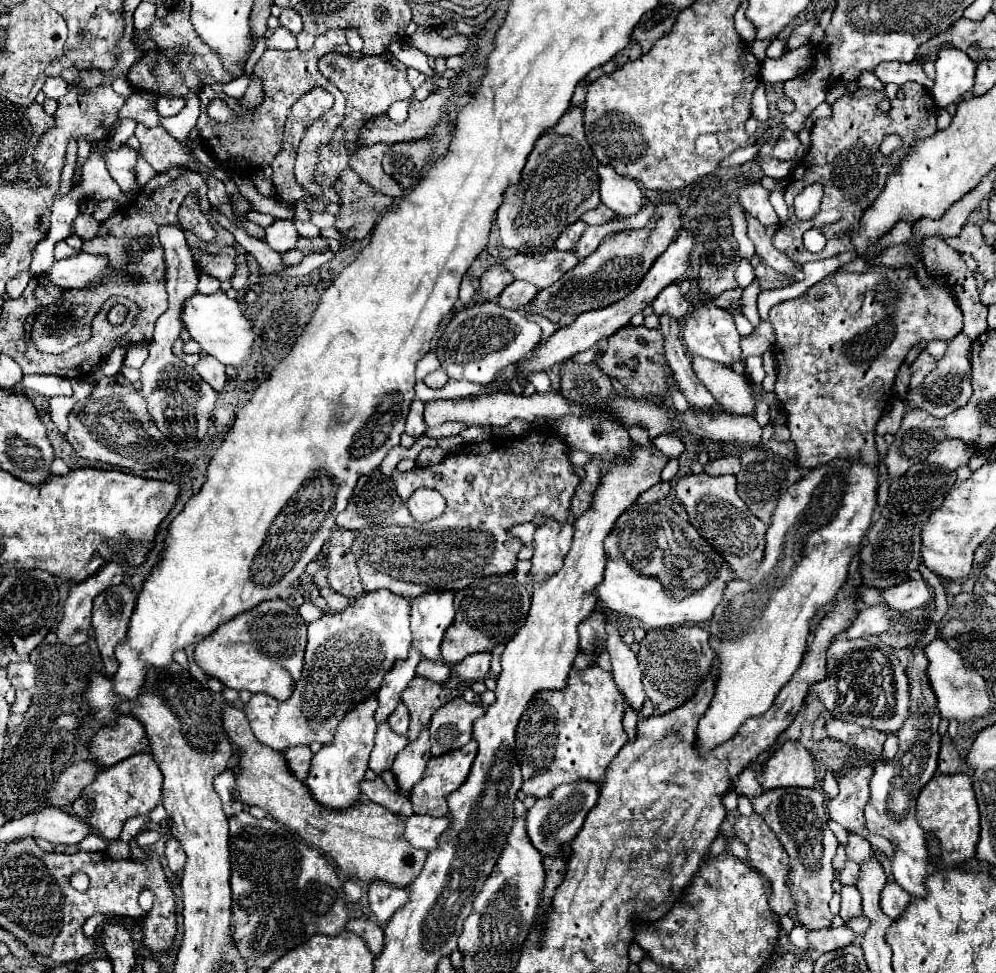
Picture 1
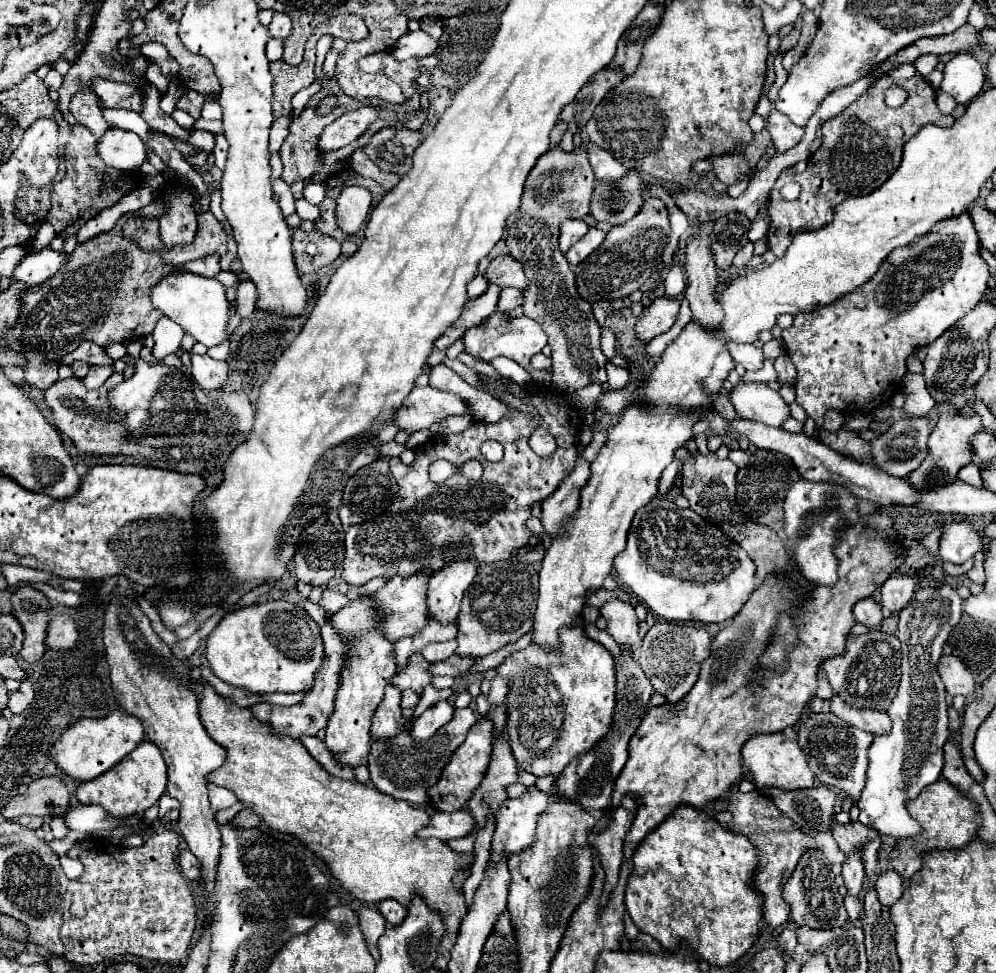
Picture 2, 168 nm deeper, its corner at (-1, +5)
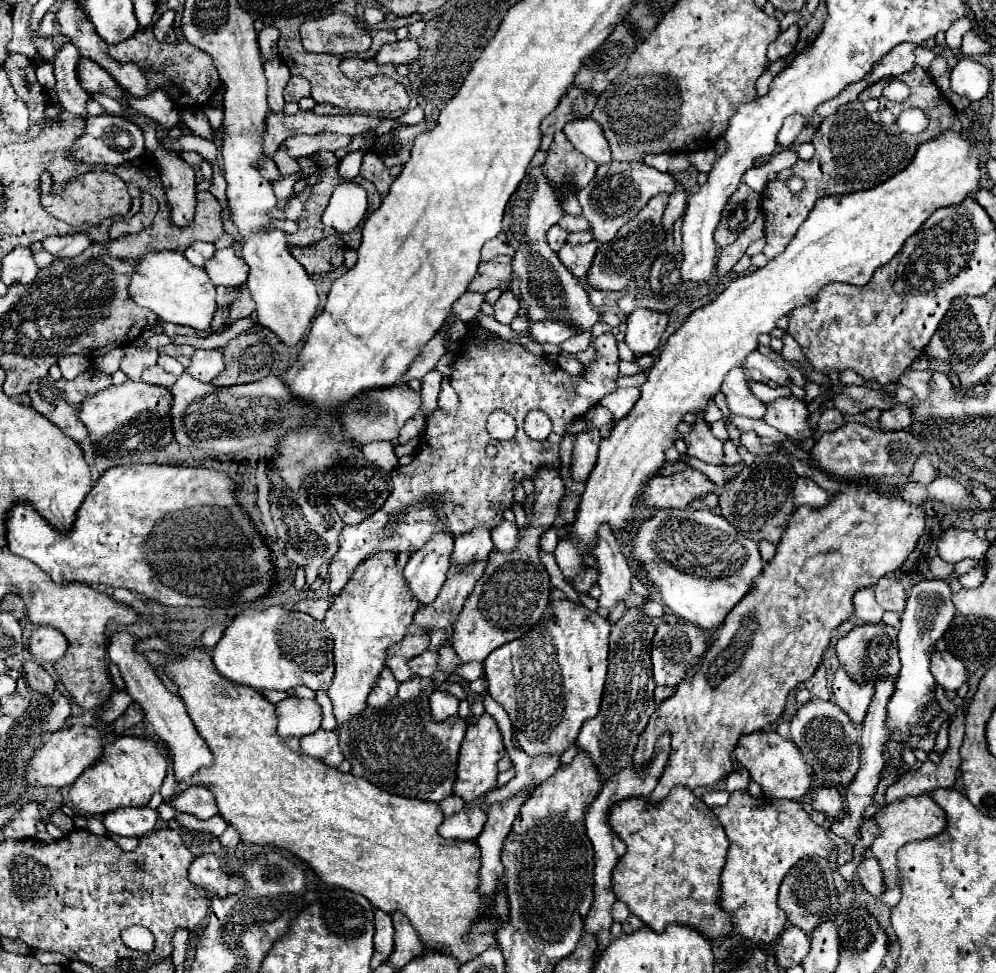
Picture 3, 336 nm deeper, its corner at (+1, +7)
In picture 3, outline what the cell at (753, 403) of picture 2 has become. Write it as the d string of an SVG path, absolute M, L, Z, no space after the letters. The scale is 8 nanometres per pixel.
M785 396L785 398L777 398L775 402L767 404L763 422L777 428L791 440L801 442L801 440L813 436L813 430L807 424L807 416L809 416L809 410L799 398Z

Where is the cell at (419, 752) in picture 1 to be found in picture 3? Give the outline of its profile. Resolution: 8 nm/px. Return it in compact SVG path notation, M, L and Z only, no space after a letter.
M433 692L429 696L429 714L433 720L443 722L443 720L455 716L457 706L459 706L459 700L455 696L451 696L449 692Z

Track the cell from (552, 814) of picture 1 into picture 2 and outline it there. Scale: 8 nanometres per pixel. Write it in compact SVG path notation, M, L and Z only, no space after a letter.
M621 654L619 662L615 664L615 676L617 676L617 692L615 692L615 712L613 712L613 722L609 728L609 734L605 734L605 738L601 738L601 742L597 742L597 746L593 746L593 750L589 750L589 754L579 754L577 758L573 758L573 762L569 762L569 766L563 770L563 774L557 780L557 794L573 800L581 806L585 806L589 812L603 812L613 796L613 782L617 780L617 774L621 774L621 768L625 766L629 752L629 740L635 734L635 730L639 728L643 716L649 710L651 704L651 694L653 694L653 686L651 682L645 678L645 672L641 670L637 658L633 654Z

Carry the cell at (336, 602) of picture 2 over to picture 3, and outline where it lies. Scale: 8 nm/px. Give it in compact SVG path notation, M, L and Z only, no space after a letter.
M301 600L295 604L295 610L305 612L305 614L313 616L315 620L323 620L329 606L331 606L329 600Z

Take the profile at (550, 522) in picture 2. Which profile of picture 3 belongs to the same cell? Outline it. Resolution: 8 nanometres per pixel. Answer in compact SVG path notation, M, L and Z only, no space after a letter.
M597 428L585 430L577 436L573 458L571 458L571 478L575 482L585 482L591 474L591 470L597 464L597 448L599 448L601 436Z

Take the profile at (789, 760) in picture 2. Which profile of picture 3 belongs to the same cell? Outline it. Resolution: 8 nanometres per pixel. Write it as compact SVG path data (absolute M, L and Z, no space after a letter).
M761 730L755 734L741 736L735 748L735 758L751 774L751 780L761 786L765 796L797 800L811 790L811 772L805 760L801 758L799 748L791 740L779 736L775 730Z

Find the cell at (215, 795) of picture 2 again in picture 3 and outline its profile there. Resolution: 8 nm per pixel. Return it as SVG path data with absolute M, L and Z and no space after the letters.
M189 786L185 792L177 796L175 802L171 802L171 806L177 808L179 812L193 814L199 820L207 820L217 814L215 796L205 786Z

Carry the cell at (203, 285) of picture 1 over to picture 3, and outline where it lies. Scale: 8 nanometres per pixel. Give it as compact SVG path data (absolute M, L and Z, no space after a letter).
M195 242L191 244L187 250L185 250L185 258L193 264L193 266L205 266L209 258L213 258L215 254L215 244L209 244L209 242Z

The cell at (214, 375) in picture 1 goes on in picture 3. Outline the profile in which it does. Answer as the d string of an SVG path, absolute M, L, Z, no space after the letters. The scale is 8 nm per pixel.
M197 350L191 356L191 366L189 372L193 378L201 382L211 382L215 376L223 372L223 354L217 350Z

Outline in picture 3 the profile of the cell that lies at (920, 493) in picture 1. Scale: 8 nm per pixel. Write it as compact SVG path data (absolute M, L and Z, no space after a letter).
M907 370L903 372L903 376L899 378L899 384L911 388L915 392L915 400L917 402L923 402L929 398L931 394L931 388L929 388L929 378L927 378L927 372L915 372L915 370Z

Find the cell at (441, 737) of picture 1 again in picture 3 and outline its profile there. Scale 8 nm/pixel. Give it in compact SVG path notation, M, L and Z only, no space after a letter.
M443 644L439 648L435 676L413 676L411 680L399 685L395 700L391 700L383 712L367 708L359 720L351 720L347 728L337 730L339 746L343 748L345 758L351 762L351 772L355 776L361 776L397 796L431 802L439 802L451 796L457 770L457 754L465 736L467 722L459 716L451 716L445 722L433 722L429 714L429 696L435 691L435 685L440 684L441 680L447 680L459 664L461 661L451 644Z

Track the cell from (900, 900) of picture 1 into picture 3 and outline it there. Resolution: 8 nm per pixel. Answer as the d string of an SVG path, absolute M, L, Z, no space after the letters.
M867 856L859 864L859 880L865 886L869 894L873 894L877 900L883 896L885 886L883 886L883 870L879 866L879 860L873 856Z

